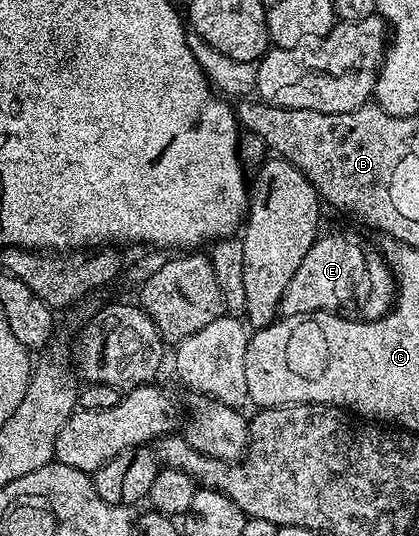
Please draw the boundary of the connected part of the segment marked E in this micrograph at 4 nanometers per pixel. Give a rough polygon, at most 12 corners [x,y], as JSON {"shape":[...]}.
{"shape":[[317,237],[280,314],[373,322],[398,287],[385,255]]}

